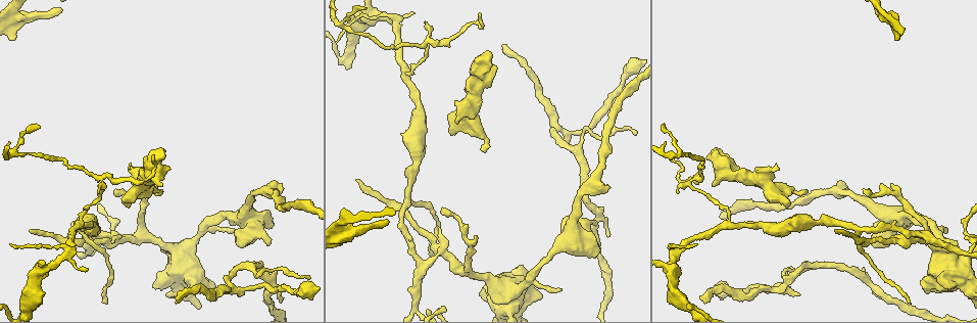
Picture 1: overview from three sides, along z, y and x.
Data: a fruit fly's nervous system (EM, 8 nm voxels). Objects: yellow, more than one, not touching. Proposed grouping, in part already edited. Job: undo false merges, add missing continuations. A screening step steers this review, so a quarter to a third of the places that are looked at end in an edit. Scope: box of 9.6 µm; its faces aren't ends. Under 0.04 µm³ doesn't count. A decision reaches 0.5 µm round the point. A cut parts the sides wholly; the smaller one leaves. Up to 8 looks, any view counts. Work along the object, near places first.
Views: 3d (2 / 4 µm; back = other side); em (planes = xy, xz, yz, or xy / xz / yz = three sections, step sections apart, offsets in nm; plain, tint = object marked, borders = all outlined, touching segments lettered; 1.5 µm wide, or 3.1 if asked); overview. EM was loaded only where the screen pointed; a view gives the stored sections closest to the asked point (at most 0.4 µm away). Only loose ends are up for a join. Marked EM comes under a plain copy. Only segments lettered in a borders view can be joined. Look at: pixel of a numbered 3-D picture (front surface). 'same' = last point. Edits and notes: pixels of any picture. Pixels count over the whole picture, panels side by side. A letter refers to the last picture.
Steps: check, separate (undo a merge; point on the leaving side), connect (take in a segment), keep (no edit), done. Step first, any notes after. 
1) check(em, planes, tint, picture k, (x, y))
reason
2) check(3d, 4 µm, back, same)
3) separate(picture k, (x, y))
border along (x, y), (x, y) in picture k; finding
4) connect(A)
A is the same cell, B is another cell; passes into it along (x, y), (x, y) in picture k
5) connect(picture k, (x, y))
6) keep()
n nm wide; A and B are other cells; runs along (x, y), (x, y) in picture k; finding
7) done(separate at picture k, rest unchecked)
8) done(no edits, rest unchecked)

check(3d, 2 µm, back, picture 1, (485, 152))
free end

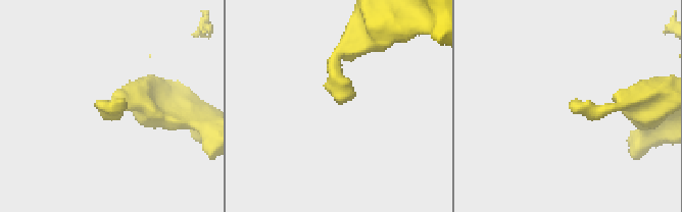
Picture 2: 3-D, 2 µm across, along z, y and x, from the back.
check(em, planes, borders, picture 2, (341, 102))

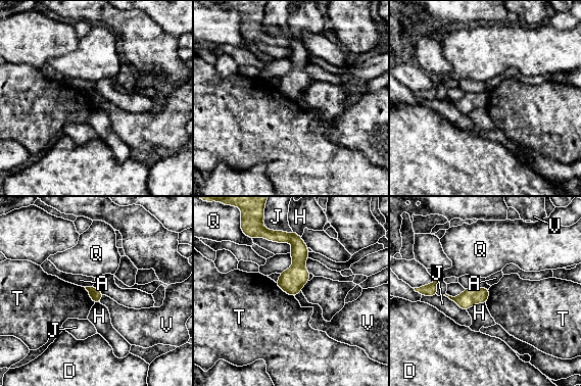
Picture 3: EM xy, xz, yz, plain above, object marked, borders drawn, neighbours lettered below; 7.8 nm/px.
keep()
A, D, H, J, Q, T and V are other cells; border along (276, 283), (294, 297) in picture 3; no lettered segment goes on from it

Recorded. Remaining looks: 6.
check(em, xy, step 4, tint, picture 1, (260, 192))
thin neck

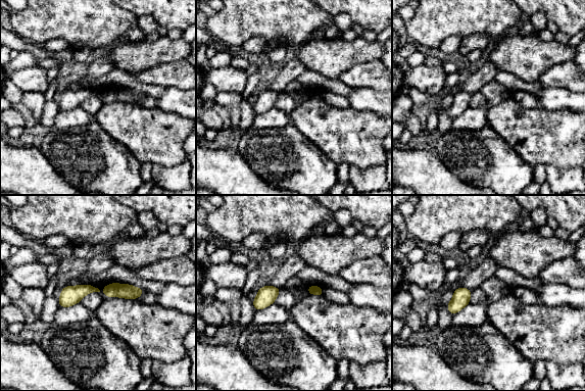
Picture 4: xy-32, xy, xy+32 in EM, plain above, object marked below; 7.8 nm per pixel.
check(em, planes, borders, same)
cut it another way

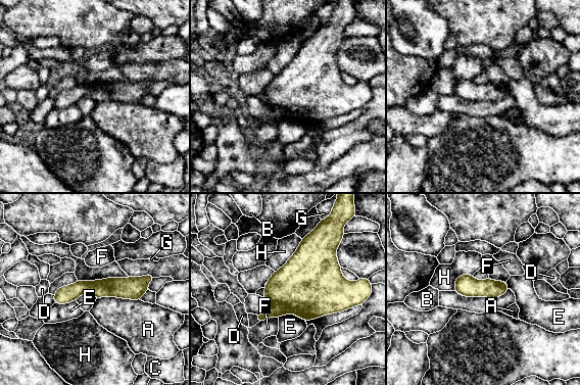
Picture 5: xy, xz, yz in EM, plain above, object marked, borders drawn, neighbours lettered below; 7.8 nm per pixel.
keep()
170 nm wide; A, B, C, D, E, F, G and H are other cells; border along (96, 298), (116, 296), (139, 300) in picture 5; one neuron here

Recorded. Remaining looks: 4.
check(em, xy, step 8, borders, picture 1, (703, 303))
an open end

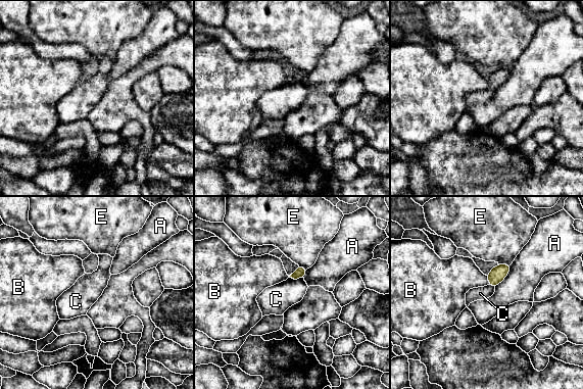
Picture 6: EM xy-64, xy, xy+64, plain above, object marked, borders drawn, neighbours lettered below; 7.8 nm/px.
connect(C)
C is the same cell, A, B and E are other cells; passes into it along (300, 272), (296, 279), (276, 299) in picture 6; it goes on there

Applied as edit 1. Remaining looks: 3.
done(connect at picture 6, rest unchecked)

